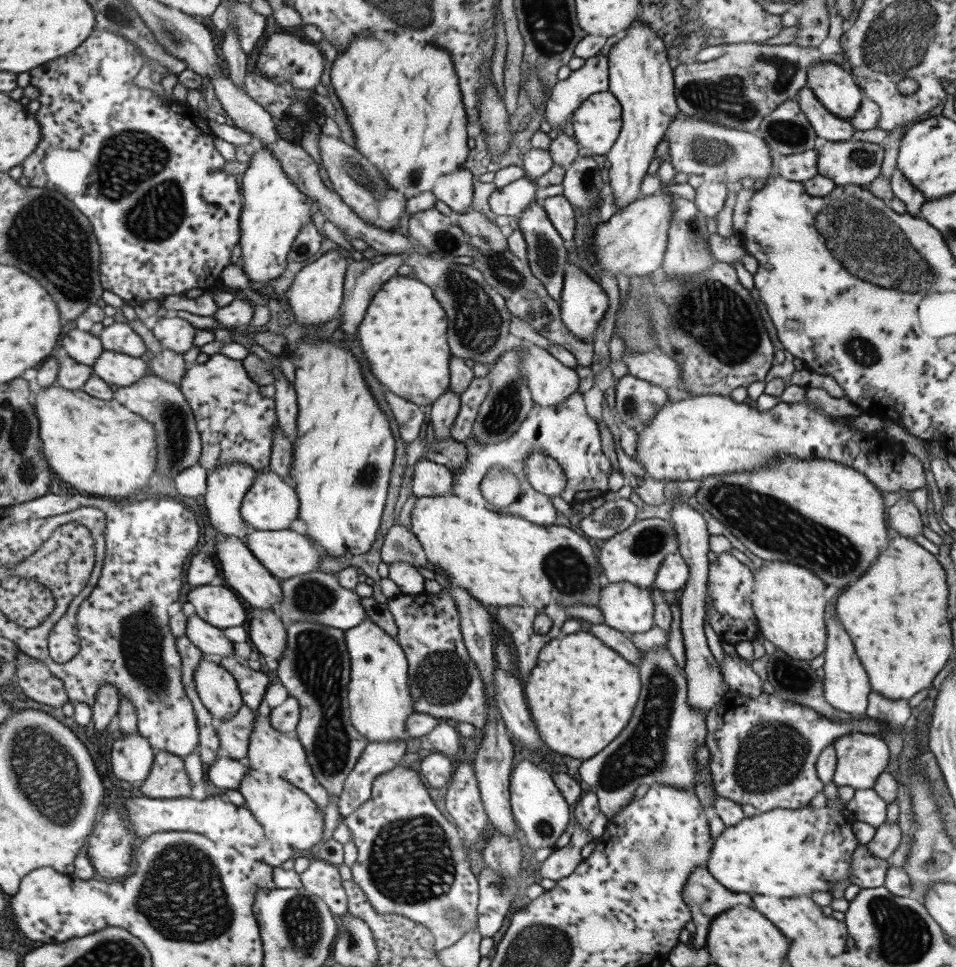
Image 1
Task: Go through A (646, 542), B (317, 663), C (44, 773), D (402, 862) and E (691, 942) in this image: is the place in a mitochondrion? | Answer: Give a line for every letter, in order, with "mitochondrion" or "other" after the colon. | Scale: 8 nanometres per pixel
A: mitochondrion
B: mitochondrion
C: mitochondrion
D: mitochondrion
E: other

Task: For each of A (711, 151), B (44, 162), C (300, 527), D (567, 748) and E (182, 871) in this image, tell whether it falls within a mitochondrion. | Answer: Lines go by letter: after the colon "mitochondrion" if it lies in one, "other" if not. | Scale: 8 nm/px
A: mitochondrion
B: other
C: other
D: other
E: mitochondrion

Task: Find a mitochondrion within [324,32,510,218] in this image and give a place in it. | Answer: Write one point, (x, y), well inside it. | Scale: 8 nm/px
(360, 177)

